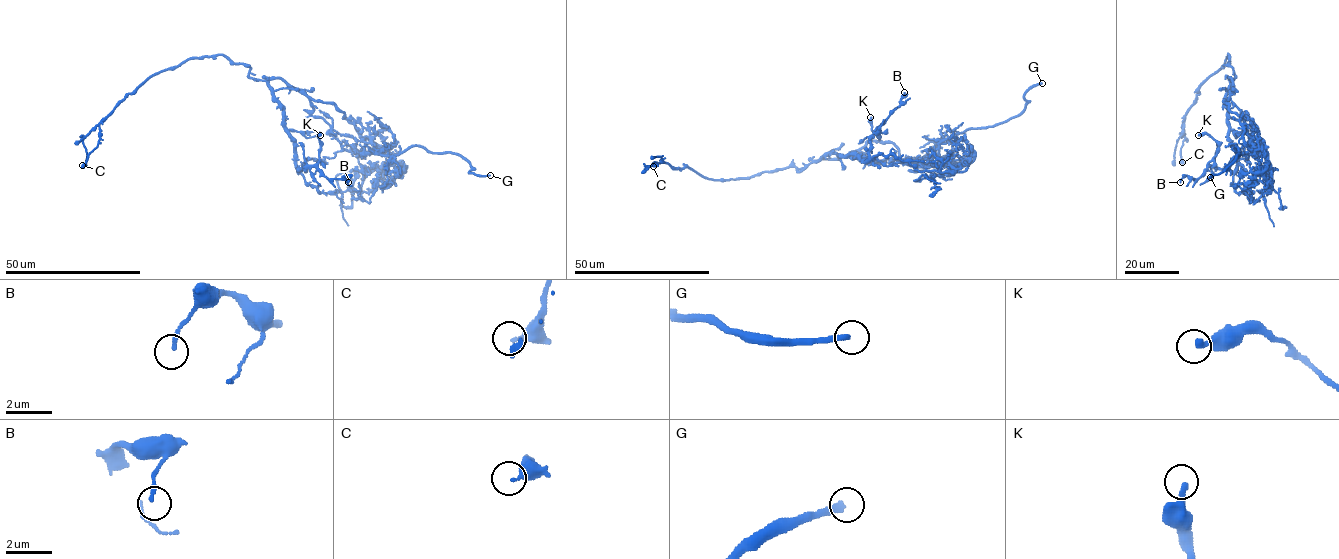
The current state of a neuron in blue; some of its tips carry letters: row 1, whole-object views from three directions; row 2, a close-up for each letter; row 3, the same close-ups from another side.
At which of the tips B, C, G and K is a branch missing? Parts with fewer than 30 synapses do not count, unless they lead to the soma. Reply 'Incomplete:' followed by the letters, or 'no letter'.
Incomplete: G

